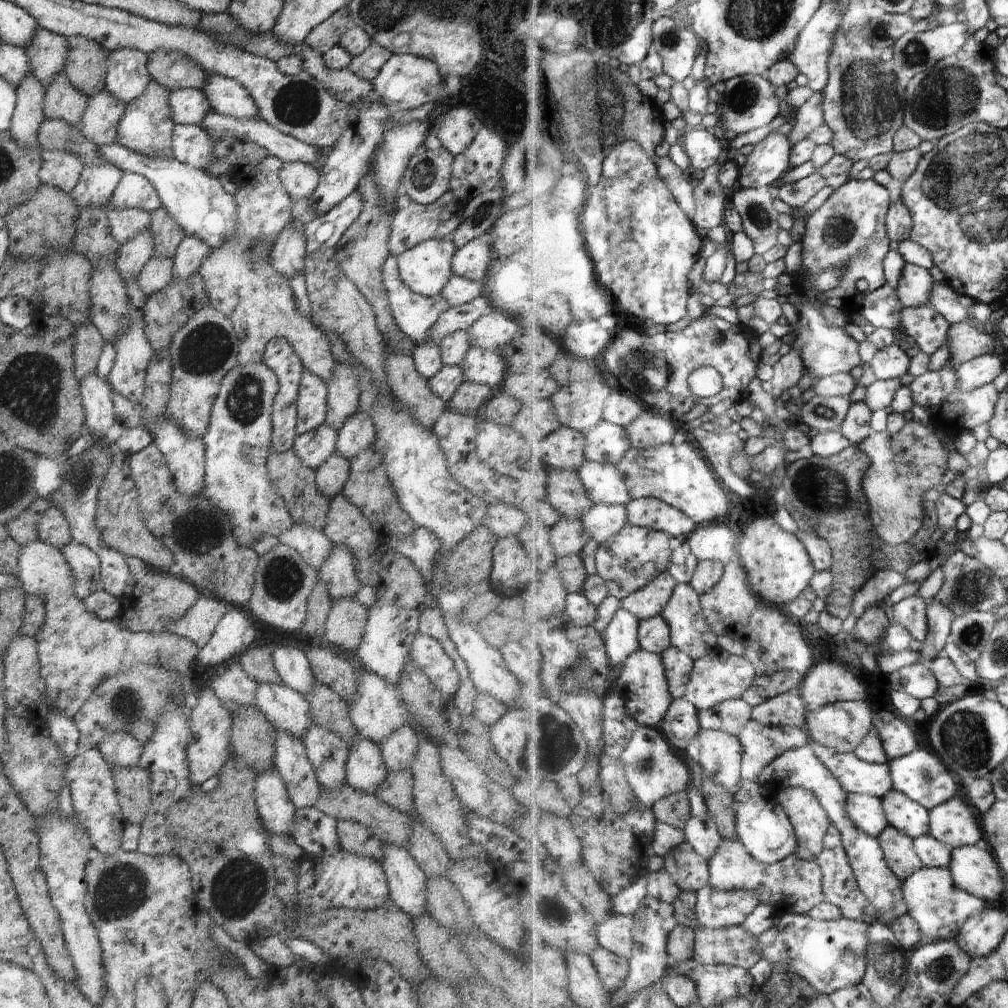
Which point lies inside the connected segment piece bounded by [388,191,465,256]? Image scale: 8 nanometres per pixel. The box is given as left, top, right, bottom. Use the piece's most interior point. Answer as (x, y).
(416, 223)

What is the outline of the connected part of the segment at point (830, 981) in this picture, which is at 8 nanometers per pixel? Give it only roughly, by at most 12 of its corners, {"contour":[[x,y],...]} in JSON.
{"contour":[[790,914],[758,936],[822,994],[866,976],[870,923]]}

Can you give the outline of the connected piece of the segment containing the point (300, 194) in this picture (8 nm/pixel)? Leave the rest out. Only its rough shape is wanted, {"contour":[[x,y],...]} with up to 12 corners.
{"contour":[[283,163],[278,178],[293,202],[318,186],[316,165]]}

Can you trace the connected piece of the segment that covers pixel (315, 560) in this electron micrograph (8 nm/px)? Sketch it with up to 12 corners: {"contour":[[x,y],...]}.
{"contour":[[294,522],[277,537],[316,572],[333,544],[308,524]]}

